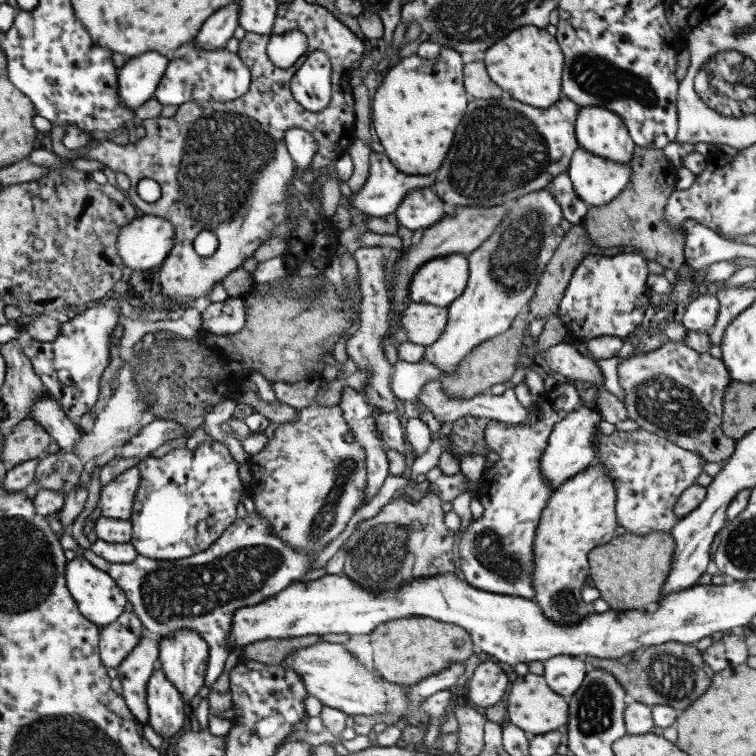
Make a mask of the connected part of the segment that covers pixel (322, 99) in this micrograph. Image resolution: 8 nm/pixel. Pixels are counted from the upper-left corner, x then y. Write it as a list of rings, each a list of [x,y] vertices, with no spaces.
[[[322,51],[307,54],[291,76],[293,101],[310,112],[320,112],[331,101],[331,63]]]

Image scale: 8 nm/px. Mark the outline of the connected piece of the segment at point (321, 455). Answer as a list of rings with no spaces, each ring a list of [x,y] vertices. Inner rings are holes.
[[[312,403],[310,406],[297,409],[297,419],[294,422],[285,422],[284,424],[277,425],[274,432],[274,438],[268,441],[266,448],[253,454],[248,458],[248,464],[250,472],[252,474],[252,480],[250,485],[246,488],[250,493],[250,497],[253,500],[255,509],[253,513],[263,516],[271,526],[271,532],[275,532],[276,536],[279,536],[280,540],[283,540],[288,546],[291,546],[295,550],[301,551],[303,554],[313,552],[313,550],[323,550],[327,544],[330,544],[332,540],[336,540],[344,529],[346,524],[357,508],[363,504],[365,496],[367,496],[367,456],[364,447],[357,441],[353,440],[350,429],[347,423],[347,419],[343,417],[342,409],[339,404],[332,405],[332,407],[326,407]]]

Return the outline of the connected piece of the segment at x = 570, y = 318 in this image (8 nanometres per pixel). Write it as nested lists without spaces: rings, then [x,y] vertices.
[[[640,253],[624,255],[587,255],[574,269],[566,292],[562,297],[557,315],[573,339],[587,340],[599,336],[617,336],[621,339],[633,336],[633,330],[640,325],[646,308],[650,306],[649,287],[646,278],[650,274],[647,260]]]

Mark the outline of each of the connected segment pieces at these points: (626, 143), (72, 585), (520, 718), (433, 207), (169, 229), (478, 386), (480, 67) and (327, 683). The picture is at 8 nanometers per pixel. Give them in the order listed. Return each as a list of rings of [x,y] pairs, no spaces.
[[[596,105],[581,107],[575,134],[579,147],[614,163],[629,164],[637,146],[620,116]]]
[[[76,556],[67,561],[65,581],[80,614],[101,628],[115,623],[126,610],[128,600],[125,592],[107,572],[96,568],[87,558]]]
[[[531,673],[517,676],[508,694],[508,720],[521,728],[529,736],[558,731],[560,726],[566,726],[569,719],[568,699],[556,694],[545,681],[544,676]]]
[[[427,187],[408,193],[394,213],[403,233],[410,234],[420,228],[431,227],[444,217],[444,204],[445,202]]]
[[[161,216],[136,217],[120,229],[118,256],[124,266],[134,270],[161,268],[174,249],[176,233],[173,224]]]
[[[527,309],[519,313],[519,316],[512,321],[511,327],[506,332],[481,342],[466,356],[463,356],[458,369],[450,375],[442,376],[444,393],[452,399],[470,399],[475,395],[487,392],[495,384],[509,382],[516,370],[518,350],[522,348],[522,343],[529,338],[526,318]]]
[[[475,60],[463,64],[463,85],[470,99],[493,99],[502,96],[502,88],[498,88],[490,80],[484,62]]]
[[[333,639],[329,642],[321,642],[307,646],[294,652],[291,652],[281,663],[286,669],[294,669],[294,673],[298,673],[303,685],[306,687],[307,694],[318,698],[323,706],[337,708],[342,712],[351,714],[378,714],[378,712],[396,712],[404,717],[408,712],[409,702],[407,701],[407,685],[394,684],[384,680],[375,670],[368,670],[358,657],[353,654],[356,651],[354,646],[351,646],[344,639]]]

